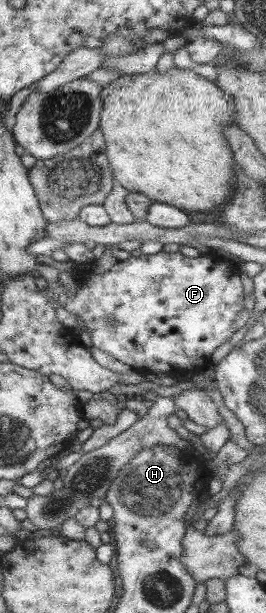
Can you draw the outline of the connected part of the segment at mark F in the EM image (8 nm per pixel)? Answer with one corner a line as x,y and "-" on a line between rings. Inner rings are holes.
159,251
154,255
141,255
137,257
130,257
129,259
123,261
117,261
115,265
113,265
110,270
104,272
103,274
99,274
94,272
92,269
90,270
83,265
77,266
73,272
75,278
75,288
76,293
72,296
72,294
63,286
62,283
42,283
44,287
43,291
47,293
47,297
55,303
55,308
63,307
65,310
76,314
77,318
80,316
85,324
86,330
89,331
91,335
91,341
95,348
99,348
99,350
103,350
103,352
107,352
107,354
111,354
113,358
119,360
119,362
123,362
123,364
129,364
133,368
133,370
138,371
139,373
165,373
169,376
175,376
176,378
180,378
184,375
188,375
189,373
198,373
198,371
205,370
210,363
210,357
221,346
221,344
225,344
231,336
233,336
233,322
235,322
235,318
237,318
237,314
244,309
243,305
243,286
241,284
241,274
239,273
238,268
228,262
225,258
223,258
219,254
212,253
210,251
206,251
205,253
200,254
196,258
190,258
184,256
180,251
177,252
166,252

